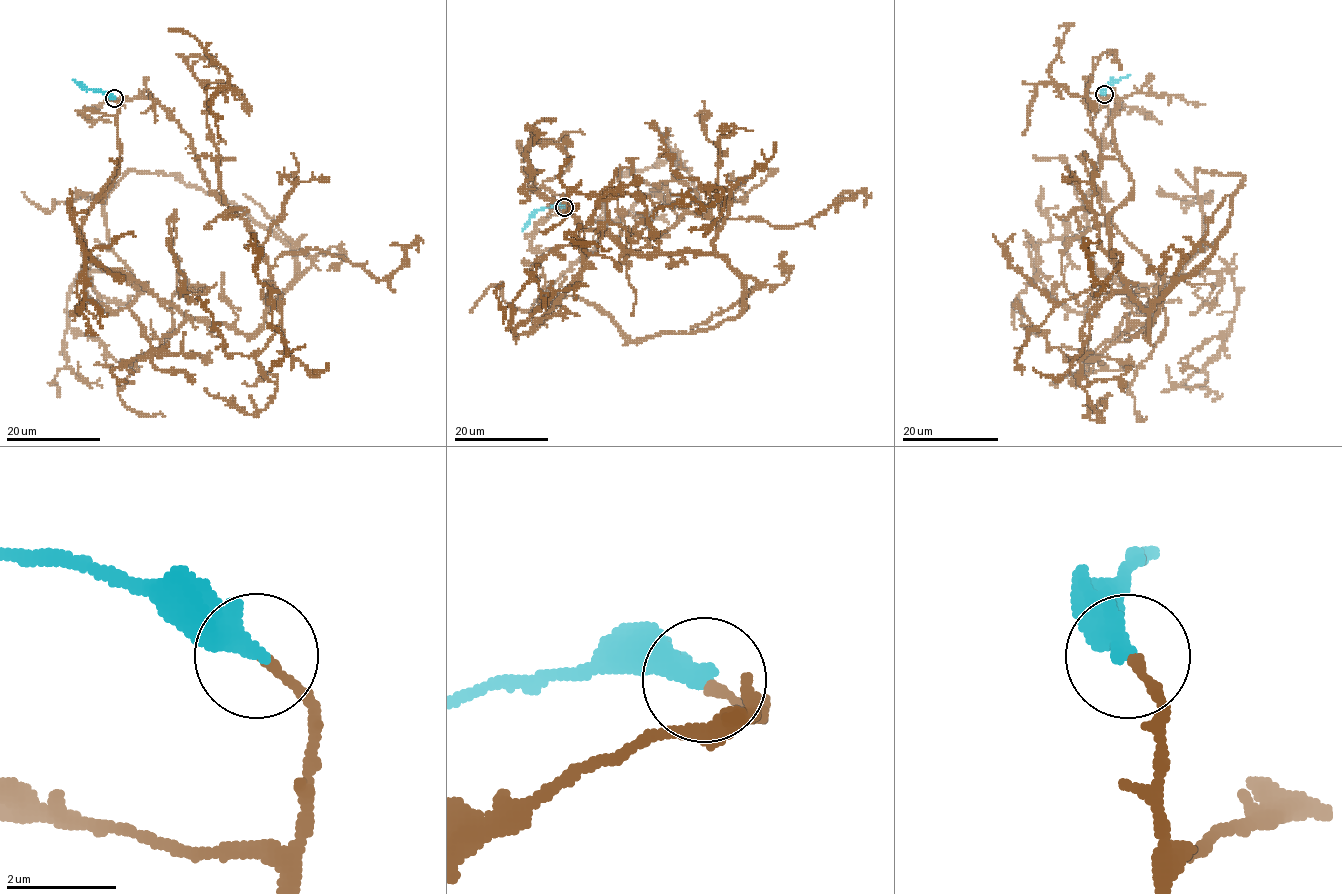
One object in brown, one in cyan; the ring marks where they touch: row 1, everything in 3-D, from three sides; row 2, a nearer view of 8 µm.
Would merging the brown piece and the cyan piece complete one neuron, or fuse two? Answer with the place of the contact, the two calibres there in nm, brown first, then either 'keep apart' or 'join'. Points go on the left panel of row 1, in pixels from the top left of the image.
place (114, 98); calibres 170 and 400 nm; join

